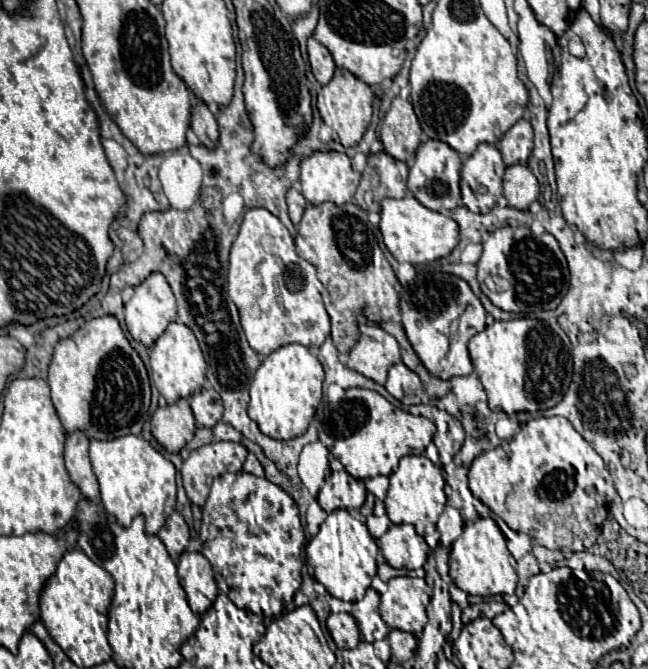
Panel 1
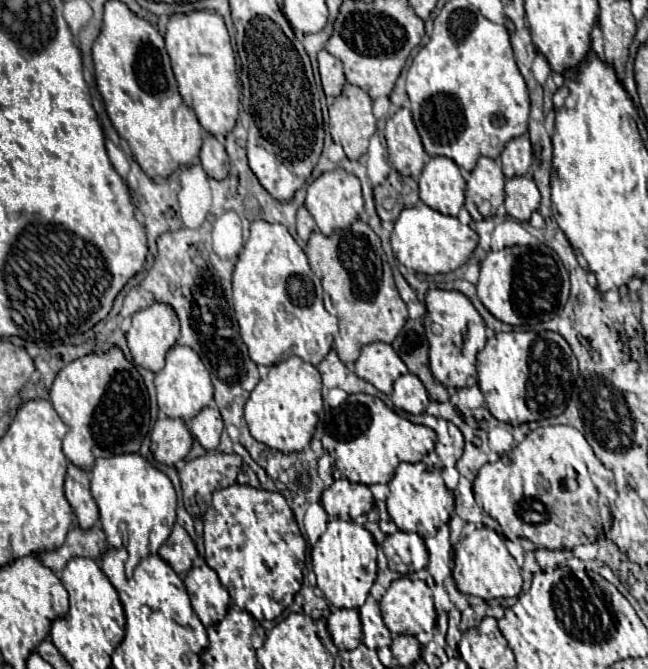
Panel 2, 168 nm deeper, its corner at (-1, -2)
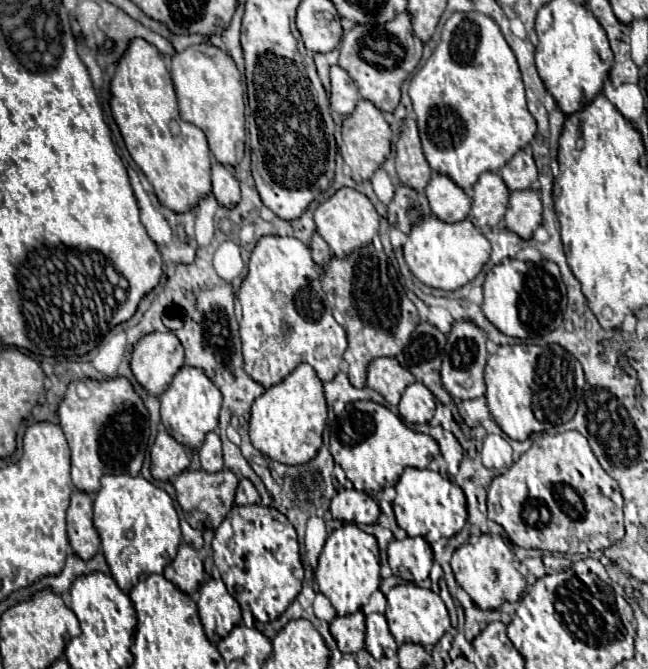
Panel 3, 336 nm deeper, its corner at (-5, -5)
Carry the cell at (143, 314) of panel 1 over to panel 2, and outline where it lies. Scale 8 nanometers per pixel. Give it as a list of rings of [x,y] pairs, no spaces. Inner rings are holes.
[[[153,303],[151,307],[137,311],[127,333],[127,345],[135,363],[153,373],[163,369],[167,351],[177,339],[179,319],[175,319],[175,311],[165,303]]]

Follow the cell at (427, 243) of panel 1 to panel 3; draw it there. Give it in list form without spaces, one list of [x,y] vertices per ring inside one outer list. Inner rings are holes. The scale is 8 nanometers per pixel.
[[[435,216],[419,220],[403,244],[403,254],[409,270],[427,286],[443,288],[443,290],[457,290],[471,282],[489,260],[491,246],[487,238],[469,222],[453,222],[447,224]]]

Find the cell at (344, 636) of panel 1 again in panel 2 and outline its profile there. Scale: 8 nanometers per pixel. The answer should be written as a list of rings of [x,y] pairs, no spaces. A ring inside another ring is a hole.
[[[337,609],[327,619],[327,631],[337,649],[355,649],[361,643],[361,619],[355,609]]]

